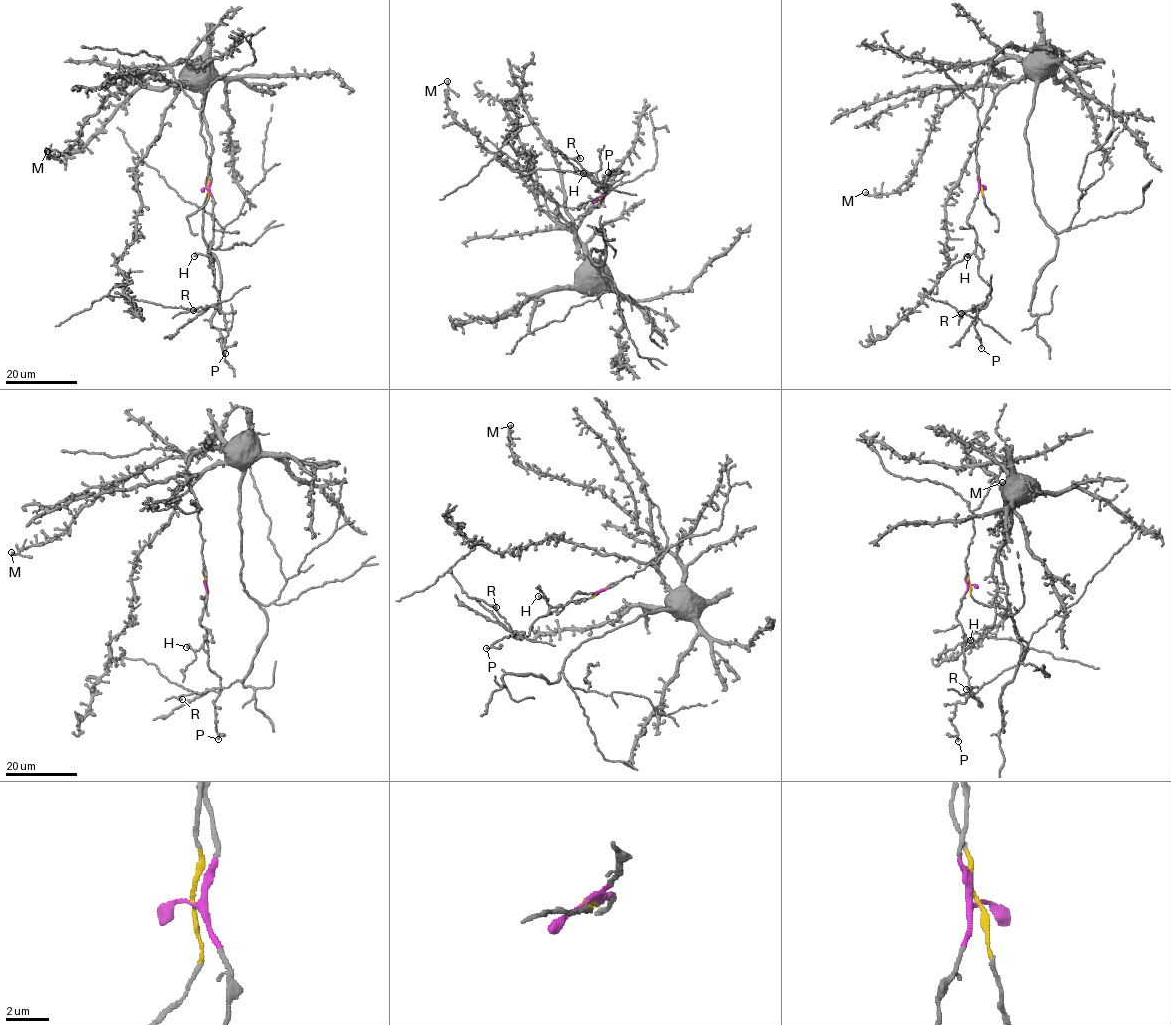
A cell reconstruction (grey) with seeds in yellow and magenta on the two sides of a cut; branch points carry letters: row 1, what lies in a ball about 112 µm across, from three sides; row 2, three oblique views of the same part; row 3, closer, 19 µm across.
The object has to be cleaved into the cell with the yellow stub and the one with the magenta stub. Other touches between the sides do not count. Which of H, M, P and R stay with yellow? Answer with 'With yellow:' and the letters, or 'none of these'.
With yellow: M

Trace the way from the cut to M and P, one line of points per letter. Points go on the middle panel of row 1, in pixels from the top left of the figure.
M: (599, 198), (589, 212), (559, 225), (521, 175), (455, 119), (447, 105), (446, 80)
P: (599, 198), (605, 191), (604, 179), (603, 186), (598, 182), (602, 181), (605, 192), (612, 169), (609, 172)

